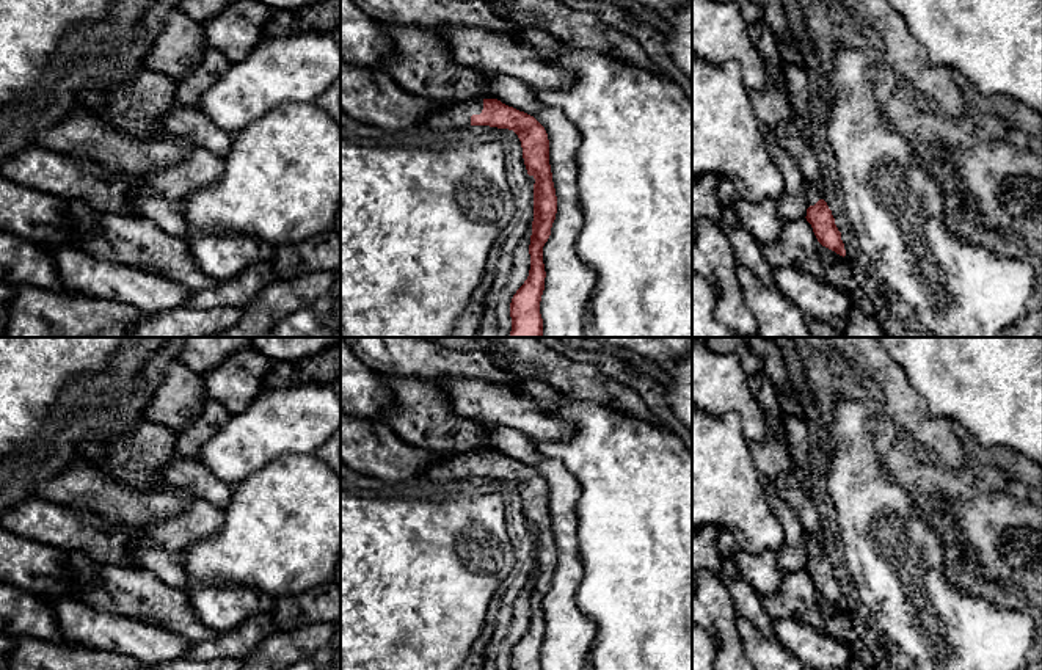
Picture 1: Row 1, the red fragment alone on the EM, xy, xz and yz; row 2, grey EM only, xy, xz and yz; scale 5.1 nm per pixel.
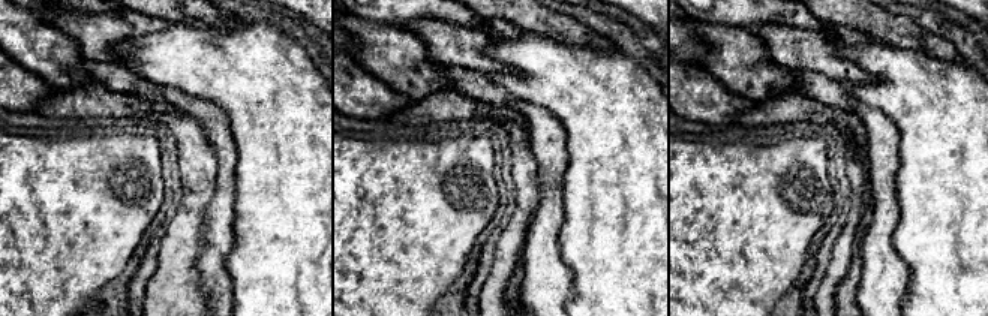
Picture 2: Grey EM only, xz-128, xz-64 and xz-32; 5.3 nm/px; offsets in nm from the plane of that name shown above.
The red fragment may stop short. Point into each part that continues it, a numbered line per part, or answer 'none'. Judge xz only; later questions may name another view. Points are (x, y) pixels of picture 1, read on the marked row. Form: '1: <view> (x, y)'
1: xz (455, 115)

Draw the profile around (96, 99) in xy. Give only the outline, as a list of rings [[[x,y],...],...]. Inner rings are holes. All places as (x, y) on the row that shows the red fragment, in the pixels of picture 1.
[[[148,66],[132,74],[130,82],[118,91],[105,88],[85,88],[78,94],[85,108],[96,110],[113,121],[119,121],[122,127],[137,138],[155,137],[165,133],[162,119],[177,105],[176,80],[154,72]]]

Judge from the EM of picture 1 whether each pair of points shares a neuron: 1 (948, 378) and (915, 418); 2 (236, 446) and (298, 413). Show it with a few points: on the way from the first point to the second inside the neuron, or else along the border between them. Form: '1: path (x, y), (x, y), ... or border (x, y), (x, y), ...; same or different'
1: border (906, 372), (928, 411), (951, 422); different
2: path (251, 440), (283, 421); same

